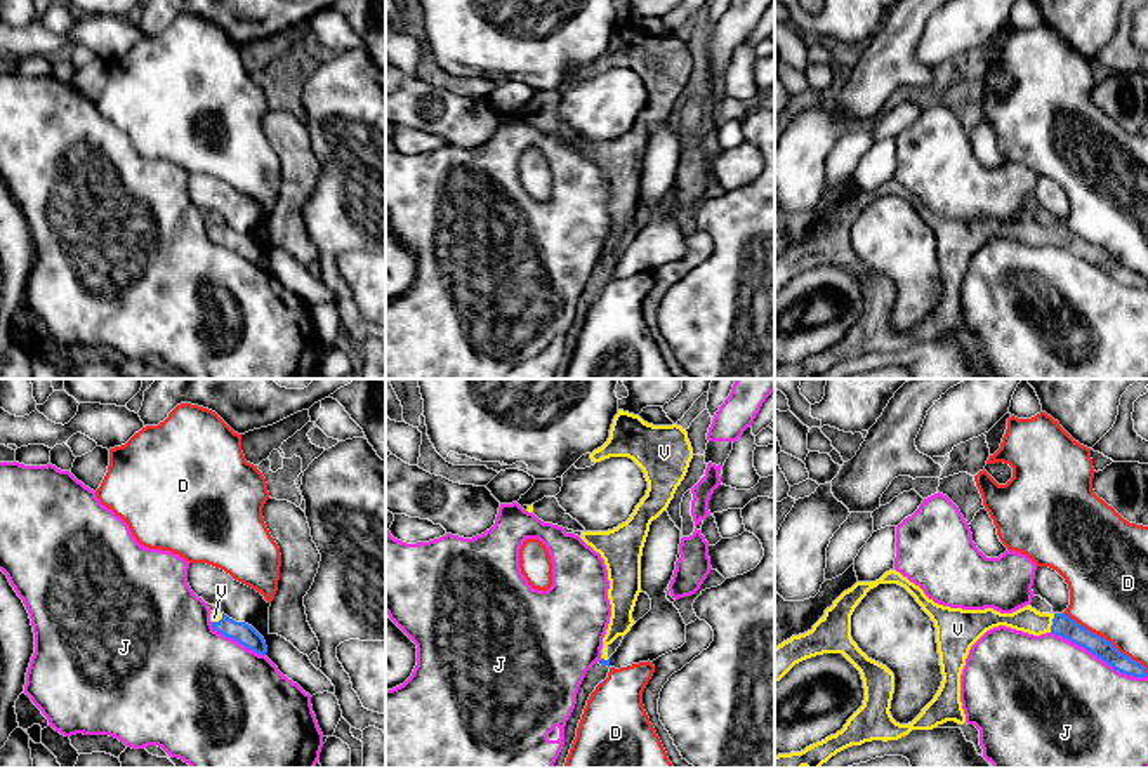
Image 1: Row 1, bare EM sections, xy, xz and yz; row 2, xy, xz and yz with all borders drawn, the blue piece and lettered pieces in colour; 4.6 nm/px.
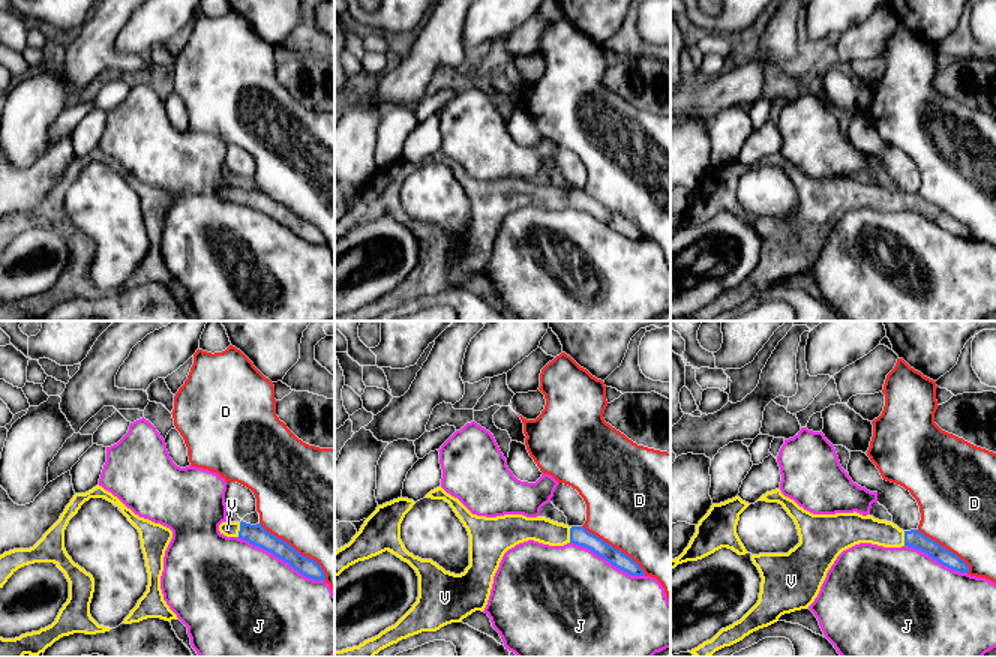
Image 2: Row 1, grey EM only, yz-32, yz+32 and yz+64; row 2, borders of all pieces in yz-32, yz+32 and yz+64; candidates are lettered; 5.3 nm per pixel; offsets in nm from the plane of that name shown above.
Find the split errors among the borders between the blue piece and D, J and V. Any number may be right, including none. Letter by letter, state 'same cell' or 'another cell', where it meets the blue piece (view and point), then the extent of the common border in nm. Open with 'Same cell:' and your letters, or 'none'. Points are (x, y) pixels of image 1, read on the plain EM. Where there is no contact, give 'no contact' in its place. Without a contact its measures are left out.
Same cell: V
D: another cell; contact yz (1105, 251); length 480 nm
J: another cell; contact yz (1100, 268); length 500 nm
V: same cell; contact yz (1053, 233); length 90 nm

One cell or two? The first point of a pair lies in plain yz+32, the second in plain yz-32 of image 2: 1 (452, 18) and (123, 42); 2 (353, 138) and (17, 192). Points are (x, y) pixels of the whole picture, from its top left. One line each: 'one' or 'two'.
1: two
2: two

